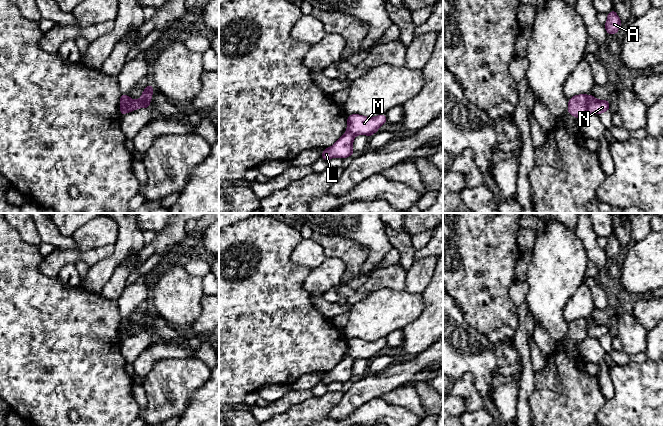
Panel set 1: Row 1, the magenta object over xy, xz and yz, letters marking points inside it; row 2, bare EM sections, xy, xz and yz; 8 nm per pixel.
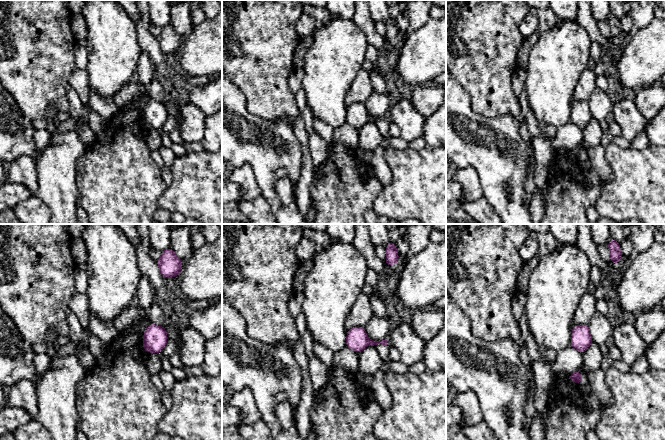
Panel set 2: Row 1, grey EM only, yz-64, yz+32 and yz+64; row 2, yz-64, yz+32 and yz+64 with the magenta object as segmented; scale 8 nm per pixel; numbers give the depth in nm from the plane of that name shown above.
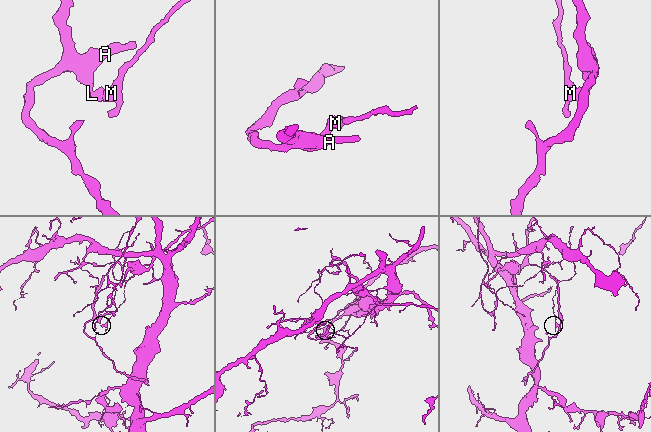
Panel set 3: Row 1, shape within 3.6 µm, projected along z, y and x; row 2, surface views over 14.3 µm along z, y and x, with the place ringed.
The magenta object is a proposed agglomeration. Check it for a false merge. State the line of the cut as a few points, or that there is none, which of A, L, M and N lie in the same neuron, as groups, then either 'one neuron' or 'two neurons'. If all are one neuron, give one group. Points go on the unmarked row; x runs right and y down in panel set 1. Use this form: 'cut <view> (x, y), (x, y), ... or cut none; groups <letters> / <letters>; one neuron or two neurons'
cut yz (586, 319), (587, 336); groups A L N / M; two neurons

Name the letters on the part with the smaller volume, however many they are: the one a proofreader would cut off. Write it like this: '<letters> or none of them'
A, L, N

